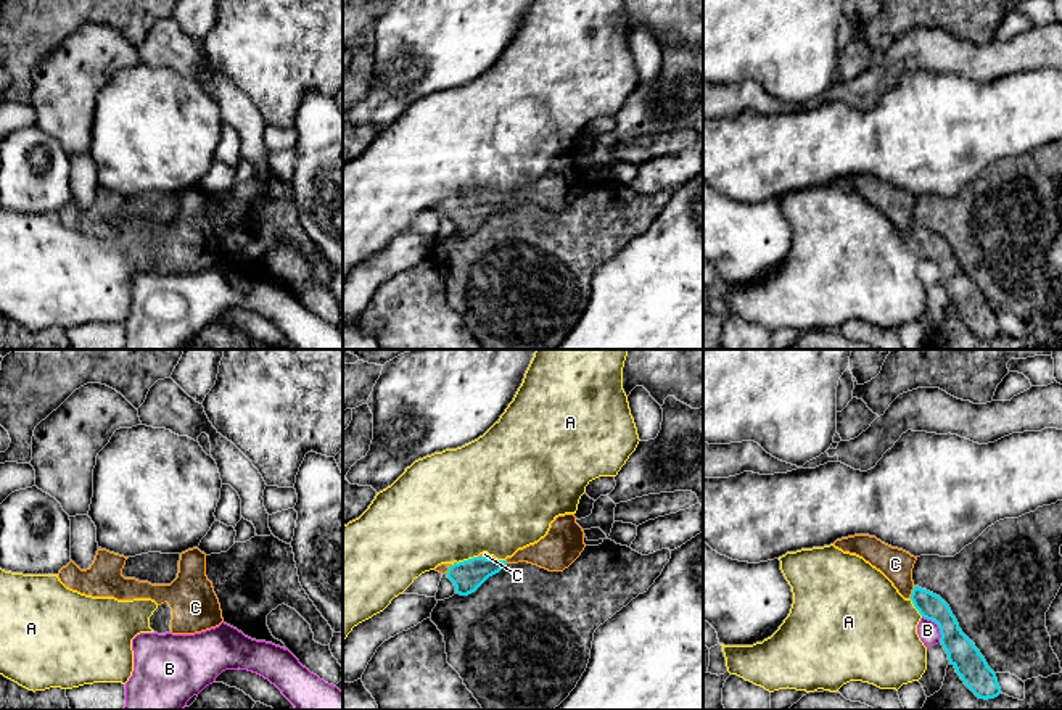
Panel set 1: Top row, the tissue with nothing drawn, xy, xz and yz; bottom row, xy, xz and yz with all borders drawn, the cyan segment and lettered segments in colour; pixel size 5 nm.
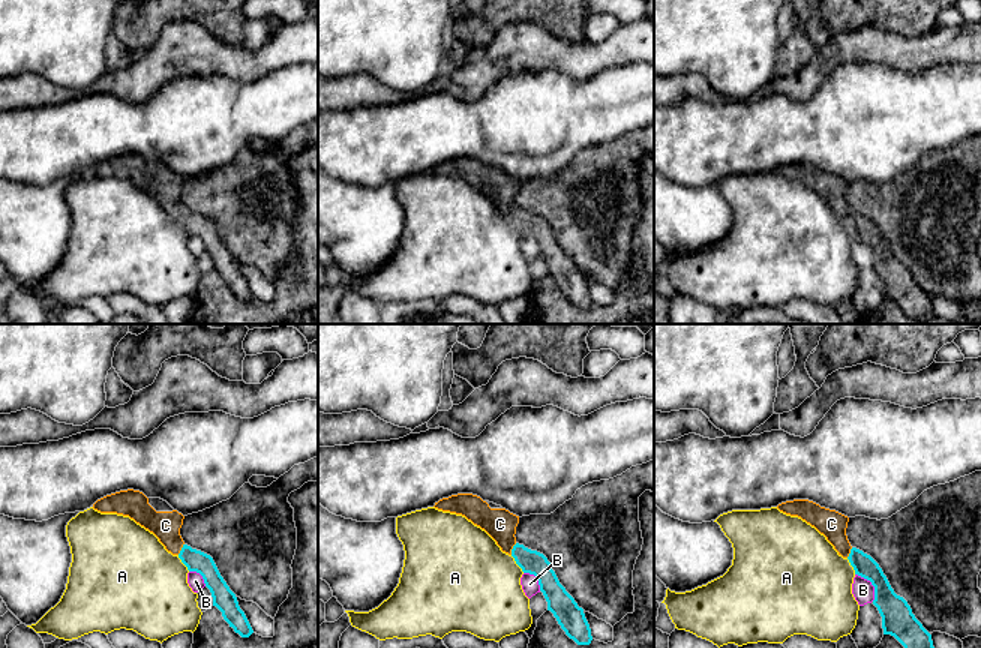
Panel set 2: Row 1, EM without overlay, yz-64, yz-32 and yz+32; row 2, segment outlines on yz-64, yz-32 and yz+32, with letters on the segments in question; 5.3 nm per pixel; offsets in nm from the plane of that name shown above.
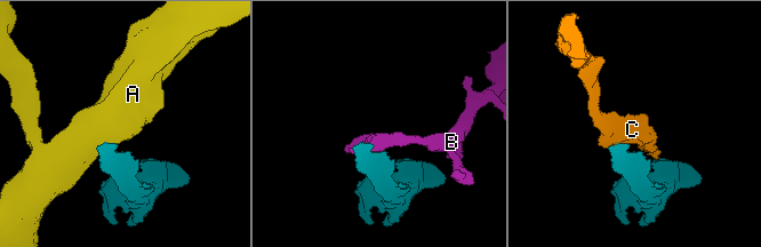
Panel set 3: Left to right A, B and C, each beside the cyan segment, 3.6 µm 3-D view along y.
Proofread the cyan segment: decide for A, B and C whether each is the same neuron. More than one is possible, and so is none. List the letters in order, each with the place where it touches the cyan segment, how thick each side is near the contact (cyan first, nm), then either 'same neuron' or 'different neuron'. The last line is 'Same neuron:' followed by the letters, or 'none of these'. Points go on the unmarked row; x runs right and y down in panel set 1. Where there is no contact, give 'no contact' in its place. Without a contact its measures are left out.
A: meets cyan in xz at (467, 200); 160 nm thick on the cyan side, 480 nm on the other; different neuron
B: meets cyan in yz at (938, 266); 160 nm thick on the cyan side, 110 nm on the other; different neuron
C: meets cyan in yz at (913, 232); 130 nm thick on the cyan side, 160 nm on the other; same neuron
Same neuron: C

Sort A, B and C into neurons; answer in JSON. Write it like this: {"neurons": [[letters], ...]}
{"neurons": [["A"], ["B"], ["C"]]}

